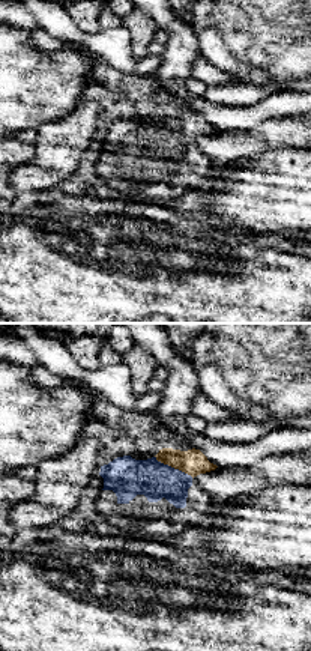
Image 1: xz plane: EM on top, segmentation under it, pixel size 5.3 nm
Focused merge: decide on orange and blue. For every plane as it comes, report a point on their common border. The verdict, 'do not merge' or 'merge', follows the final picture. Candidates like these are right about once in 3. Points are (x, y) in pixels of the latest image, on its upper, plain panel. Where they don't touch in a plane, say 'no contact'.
contact (173, 130)

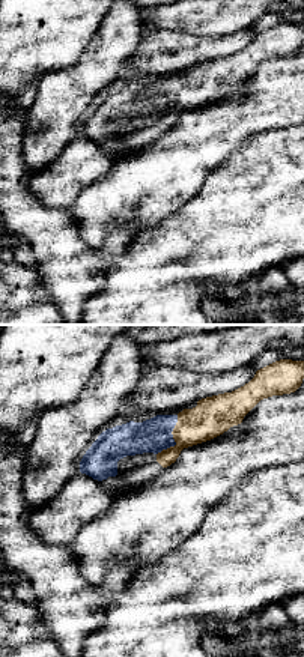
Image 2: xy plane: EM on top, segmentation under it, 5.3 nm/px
contact (173, 101)

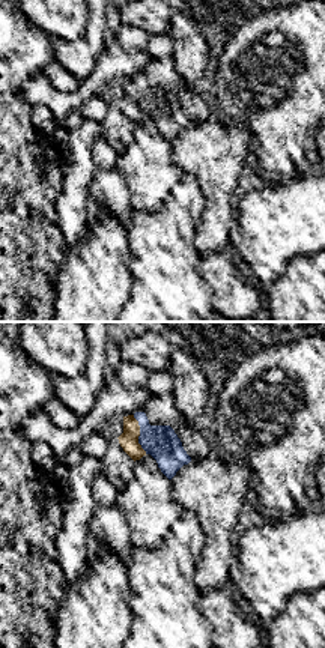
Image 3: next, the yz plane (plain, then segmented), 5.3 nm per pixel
contact (139, 98)

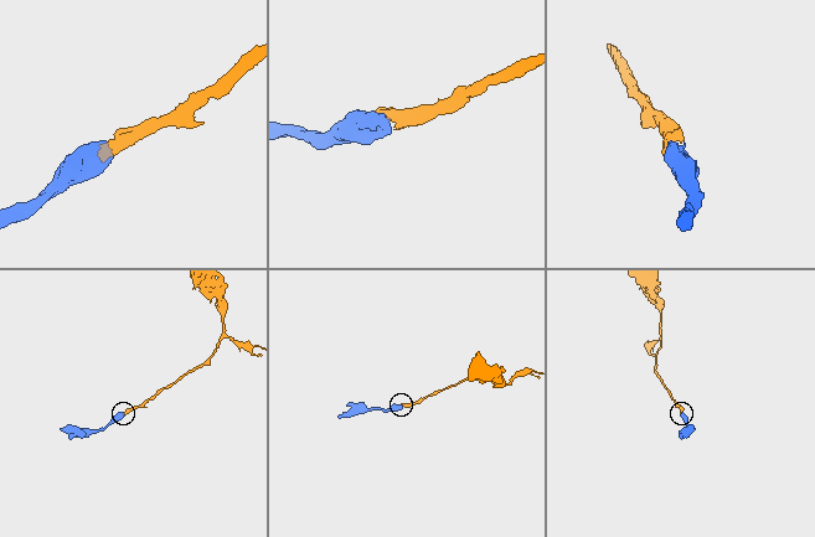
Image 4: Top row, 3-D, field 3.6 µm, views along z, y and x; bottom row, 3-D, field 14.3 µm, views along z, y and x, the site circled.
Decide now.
merge

